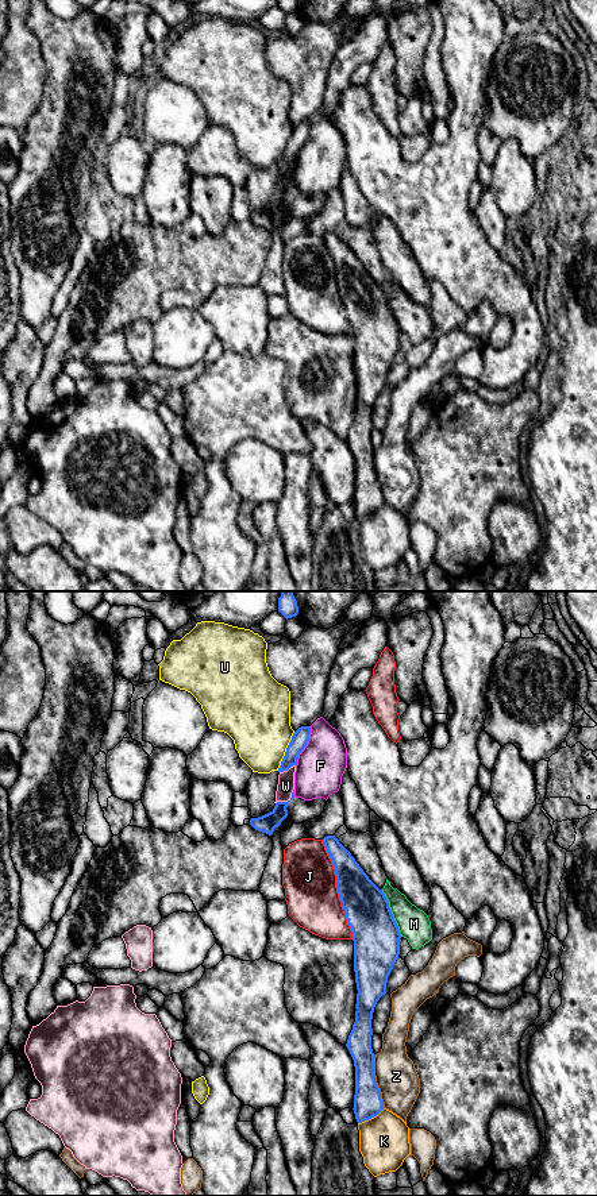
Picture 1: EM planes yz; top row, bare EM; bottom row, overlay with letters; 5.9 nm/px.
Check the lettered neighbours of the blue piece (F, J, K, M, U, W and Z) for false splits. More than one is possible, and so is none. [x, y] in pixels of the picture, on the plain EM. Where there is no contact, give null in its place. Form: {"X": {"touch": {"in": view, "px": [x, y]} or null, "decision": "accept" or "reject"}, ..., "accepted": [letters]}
{"F": {"touch": {"in": "yz", "px": [305, 141]}, "decision": "reject"}, "J": {"touch": {"in": "yz", "px": [338, 285]}, "decision": "reject"}, "K": {"touch": {"in": "yz", "px": [370, 513]}, "decision": "reject"}, "M": {"touch": {"in": "yz", "px": [391, 308]}, "decision": "reject"}, "U": {"touch": {"in": "yz", "px": [287, 146]}, "decision": "reject"}, "W": {"touch": {"in": "yz", "px": [288, 196]}, "decision": "reject"}, "Z": {"touch": {"in": "yz", "px": [374, 477]}, "decision": "reject"}, "accepted": []}

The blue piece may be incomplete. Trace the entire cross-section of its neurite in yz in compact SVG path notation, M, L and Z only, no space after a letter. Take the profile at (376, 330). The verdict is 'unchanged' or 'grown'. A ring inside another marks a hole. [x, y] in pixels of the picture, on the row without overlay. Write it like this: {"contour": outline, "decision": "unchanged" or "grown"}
{"contour": "M335 231L323 234L326 246L332 256L336 270L336 283L347 320L353 327L354 336L354 367L357 378L355 417L347 435L347 444L355 462L354 509L358 518L377 512L385 502L374 471L374 452L371 444L371 414L377 397L386 389L388 373L400 350L400 325L393 313L389 297L382 288L363 267L351 248Z", "decision": "unchanged"}

